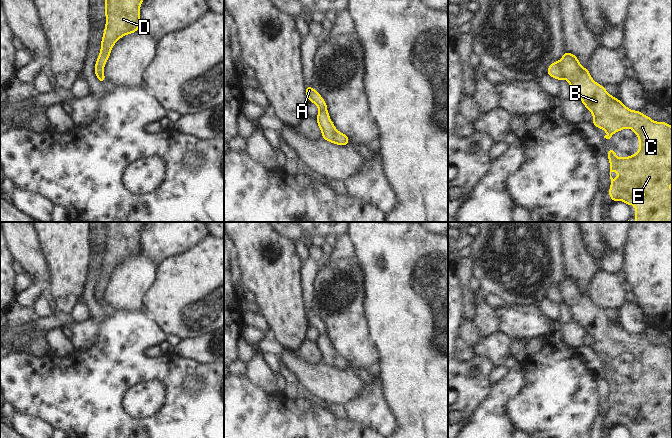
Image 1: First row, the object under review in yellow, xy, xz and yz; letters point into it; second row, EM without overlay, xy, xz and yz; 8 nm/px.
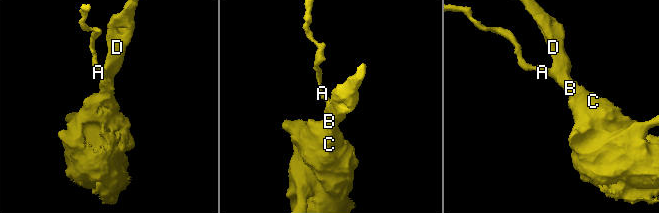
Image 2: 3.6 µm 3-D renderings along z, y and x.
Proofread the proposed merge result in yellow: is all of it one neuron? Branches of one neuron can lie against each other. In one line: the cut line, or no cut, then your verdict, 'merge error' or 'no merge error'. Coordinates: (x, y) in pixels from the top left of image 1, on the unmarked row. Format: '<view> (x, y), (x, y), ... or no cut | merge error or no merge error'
no cut | no merge error

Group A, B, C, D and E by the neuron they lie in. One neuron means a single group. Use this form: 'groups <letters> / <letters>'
groups A B C D E

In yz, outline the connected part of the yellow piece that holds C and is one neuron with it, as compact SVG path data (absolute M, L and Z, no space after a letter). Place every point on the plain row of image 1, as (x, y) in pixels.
M566 276L560 285L548 290L547 299L559 305L566 303L574 321L580 323L594 343L593 349L603 353L610 363L613 358L625 352L635 356L639 362L639 374L631 380L618 382L614 373L608 373L611 409L608 419L611 426L623 425L631 431L635 429L635 438L672 438L672 350L664 345L655 346L641 335L627 332L619 323L611 320L602 309L595 306L587 291L582 292L576 279Z

